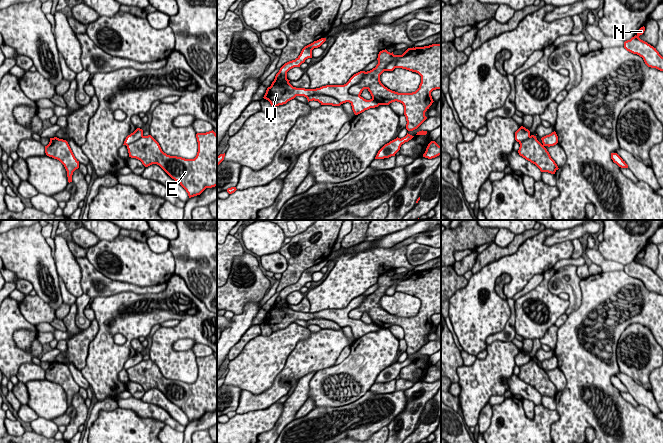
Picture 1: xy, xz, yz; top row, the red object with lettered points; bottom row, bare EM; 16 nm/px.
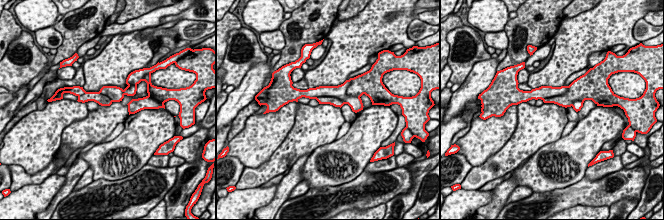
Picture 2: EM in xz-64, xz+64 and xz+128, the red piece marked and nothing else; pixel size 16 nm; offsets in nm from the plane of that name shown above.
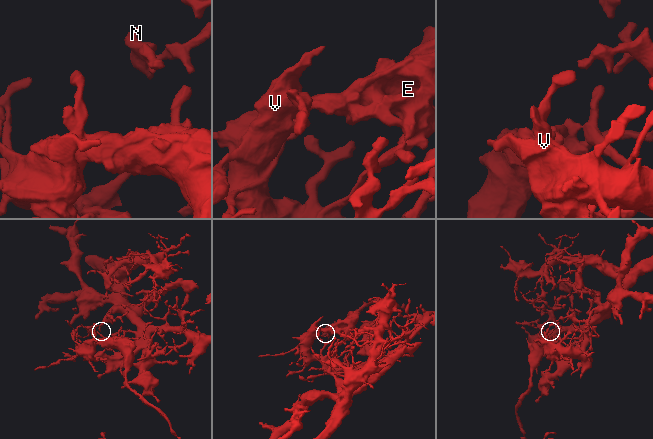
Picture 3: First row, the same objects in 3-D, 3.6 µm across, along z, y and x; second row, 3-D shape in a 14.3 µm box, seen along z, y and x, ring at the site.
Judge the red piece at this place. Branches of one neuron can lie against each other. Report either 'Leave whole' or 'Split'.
Split

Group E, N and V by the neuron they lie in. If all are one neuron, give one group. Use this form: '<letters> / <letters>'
E / N V

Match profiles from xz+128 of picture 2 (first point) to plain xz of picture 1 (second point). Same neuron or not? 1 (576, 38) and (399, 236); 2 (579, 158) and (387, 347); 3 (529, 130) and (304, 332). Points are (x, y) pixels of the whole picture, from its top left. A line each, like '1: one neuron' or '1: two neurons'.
1: two neurons
2: one neuron
3: two neurons

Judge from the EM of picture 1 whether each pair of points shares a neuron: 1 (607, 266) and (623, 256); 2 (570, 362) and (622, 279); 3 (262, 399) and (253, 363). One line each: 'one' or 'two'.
1: two
2: one
3: two

